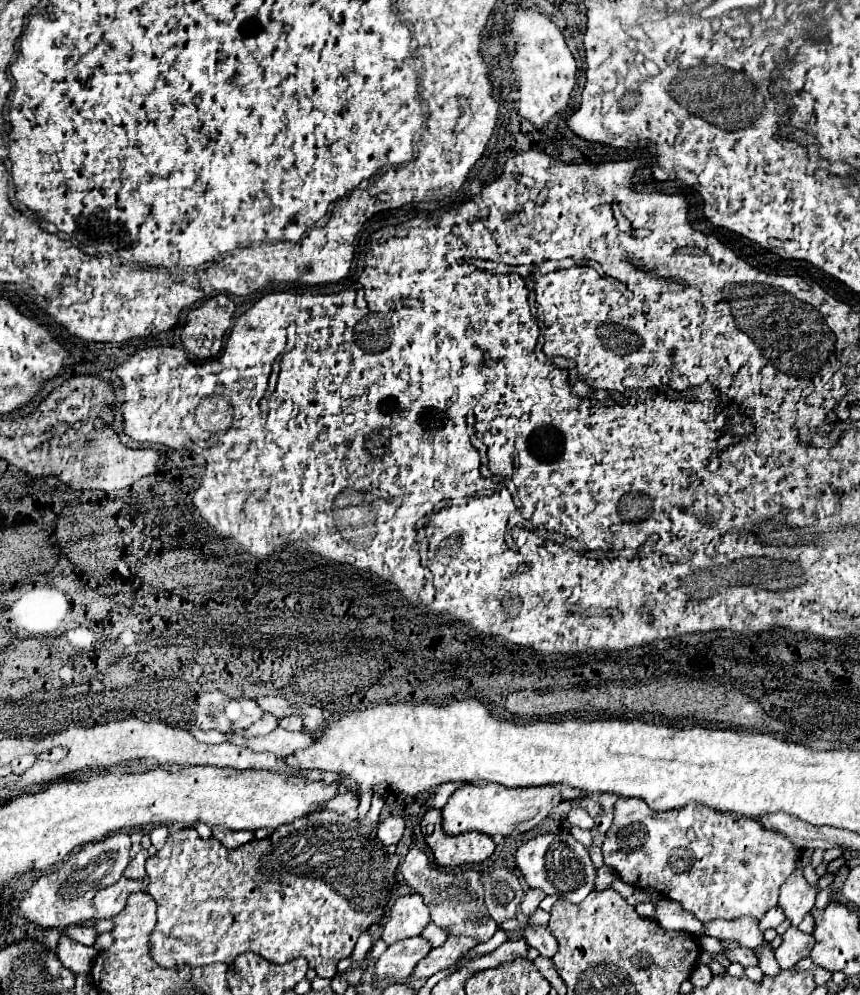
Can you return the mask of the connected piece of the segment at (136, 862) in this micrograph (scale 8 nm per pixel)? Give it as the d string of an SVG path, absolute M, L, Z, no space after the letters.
M141 850L137 856L131 858L129 866L127 866L125 872L123 872L125 878L141 880L141 882L143 882L143 892L147 892L147 888L149 888L149 876L147 876L147 872L145 872L145 862L147 862L147 858L149 858L147 850Z

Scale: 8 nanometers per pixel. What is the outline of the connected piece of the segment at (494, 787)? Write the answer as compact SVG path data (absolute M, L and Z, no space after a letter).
M463 784L463 788L453 792L453 796L443 808L443 828L447 834L463 834L477 830L489 836L509 836L513 830L527 832L533 830L541 820L545 820L561 800L563 798L559 786L507 788L499 784Z

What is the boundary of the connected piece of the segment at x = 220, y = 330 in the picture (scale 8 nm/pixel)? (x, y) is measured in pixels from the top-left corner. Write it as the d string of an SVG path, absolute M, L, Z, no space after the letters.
M225 294L209 298L199 308L191 310L187 324L181 328L183 348L203 360L217 358L223 346L223 336L231 326L235 304Z

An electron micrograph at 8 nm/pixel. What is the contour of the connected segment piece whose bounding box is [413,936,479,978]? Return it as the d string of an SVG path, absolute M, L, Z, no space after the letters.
M449 936L447 942L439 948L433 948L427 958L423 958L413 976L417 978L429 978L433 974L437 974L439 970L447 970L451 968L457 960L461 960L469 950L473 950L479 942L475 942L475 938L463 938L463 936Z

